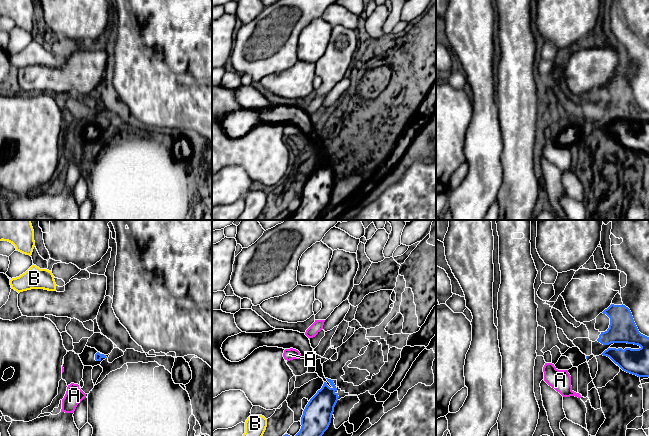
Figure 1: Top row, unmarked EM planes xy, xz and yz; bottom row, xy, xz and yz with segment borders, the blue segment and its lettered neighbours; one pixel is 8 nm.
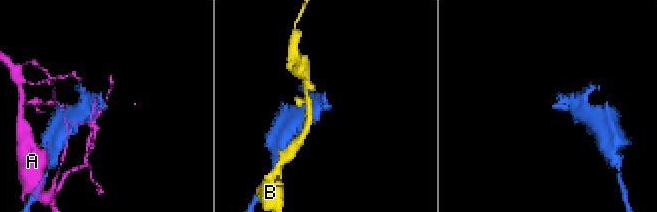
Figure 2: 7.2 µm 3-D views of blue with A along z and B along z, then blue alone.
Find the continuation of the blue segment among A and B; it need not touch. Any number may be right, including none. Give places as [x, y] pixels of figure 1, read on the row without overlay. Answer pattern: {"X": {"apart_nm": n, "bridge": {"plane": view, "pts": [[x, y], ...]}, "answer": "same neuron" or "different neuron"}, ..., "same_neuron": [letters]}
{"A": {"apart_nm": 180, "bridge": {"plane": "yz", "pts": [[586, 134], [567, 146]]}, "answer": "different neuron"}, "B": {"apart_nm": 110, "bridge": {"plane": "xz", "pts": [[273, 219], [262, 211]]}, "answer": "different neuron"}, "same_neuron": []}

